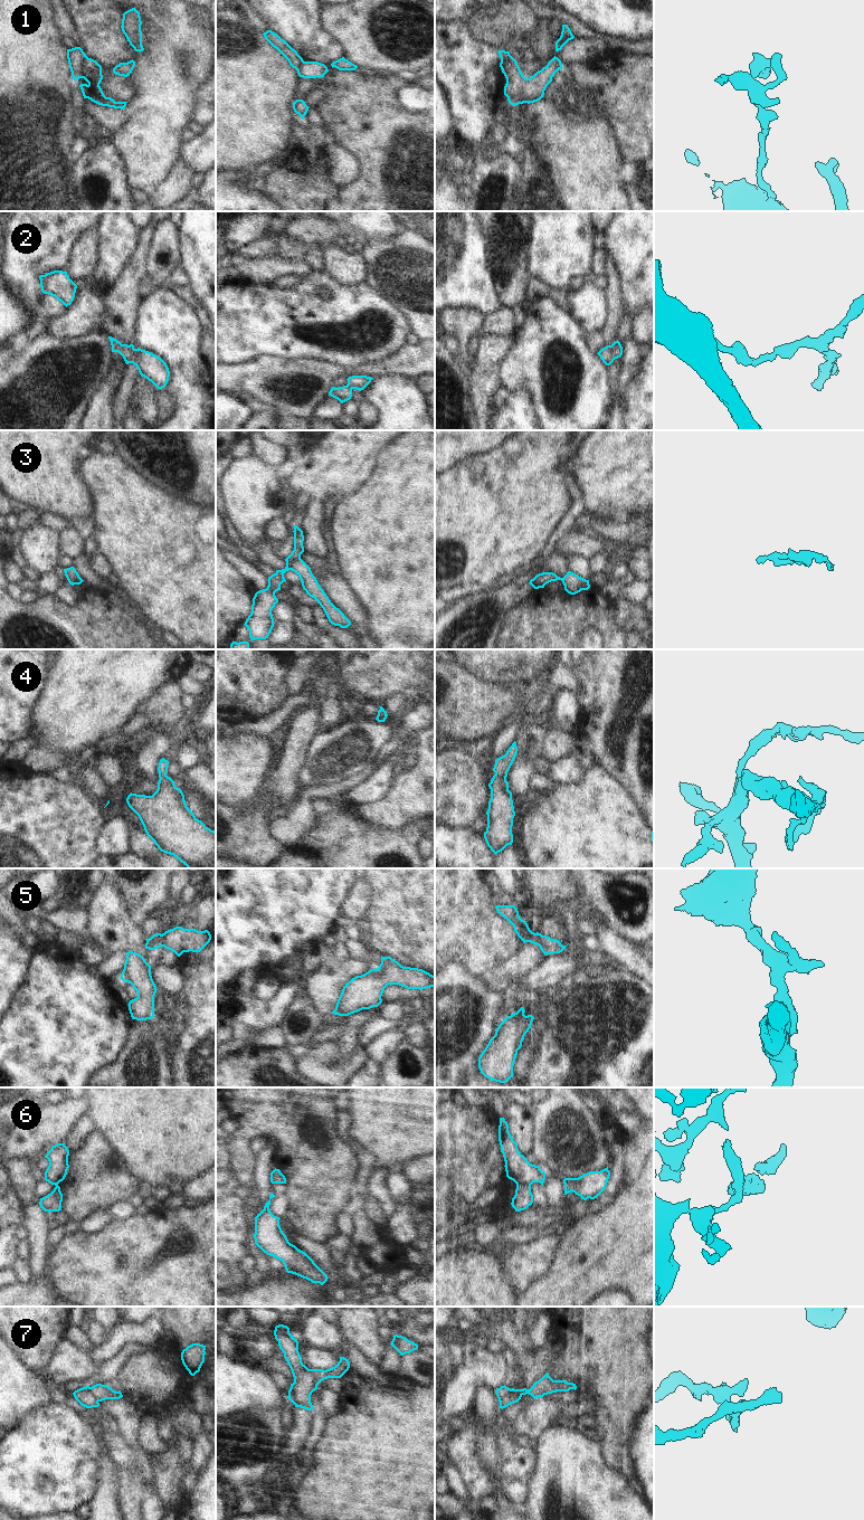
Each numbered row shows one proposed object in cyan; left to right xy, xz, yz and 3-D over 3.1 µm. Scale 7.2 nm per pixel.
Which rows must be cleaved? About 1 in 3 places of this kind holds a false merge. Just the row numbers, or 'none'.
1, 3, 6, 7

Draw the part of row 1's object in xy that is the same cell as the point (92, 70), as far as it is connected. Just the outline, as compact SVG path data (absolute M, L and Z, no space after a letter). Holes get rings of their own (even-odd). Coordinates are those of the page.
M86 57L83 61L83 74L82 77L87 83L80 84L79 87L82 89L84 98L88 98L92 102L114 108L125 108L126 103L129 102L115 102L111 97L106 97L99 86L103 75L102 75L102 66L94 59Z

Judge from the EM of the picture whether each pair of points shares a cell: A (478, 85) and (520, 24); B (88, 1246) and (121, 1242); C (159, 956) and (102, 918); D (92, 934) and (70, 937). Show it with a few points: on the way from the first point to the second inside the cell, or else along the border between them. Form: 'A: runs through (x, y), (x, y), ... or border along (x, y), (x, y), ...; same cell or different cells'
A: border along (475, 36), (497, 50); different cells
B: runs through (96, 1246), (113, 1246); same cell
C: runs through (144, 952), (129, 937), (116, 932); same cell
D: border along (82, 937), (85, 941); different cells

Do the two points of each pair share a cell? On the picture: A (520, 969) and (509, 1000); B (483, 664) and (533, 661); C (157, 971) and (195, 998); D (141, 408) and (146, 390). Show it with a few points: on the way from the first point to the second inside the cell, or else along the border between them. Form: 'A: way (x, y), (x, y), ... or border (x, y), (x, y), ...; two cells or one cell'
A: border (538, 966), (514, 982); two cells
B: way (495, 661), (521, 661); one cell
C: border (176, 965), (182, 978), (180, 996); two cells
D: way (142, 404), (143, 395); one cell

